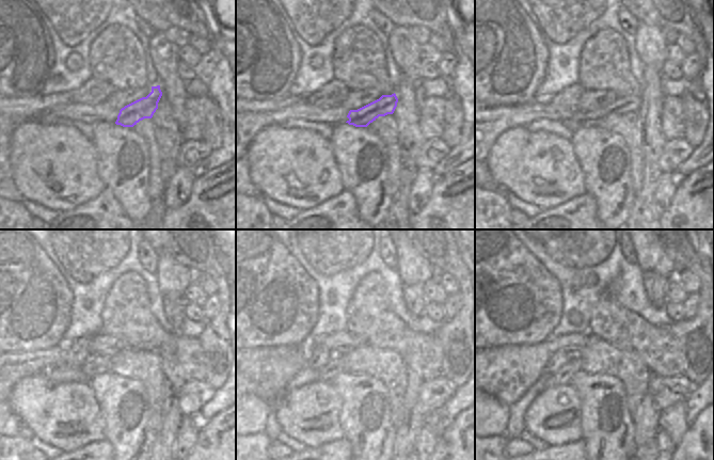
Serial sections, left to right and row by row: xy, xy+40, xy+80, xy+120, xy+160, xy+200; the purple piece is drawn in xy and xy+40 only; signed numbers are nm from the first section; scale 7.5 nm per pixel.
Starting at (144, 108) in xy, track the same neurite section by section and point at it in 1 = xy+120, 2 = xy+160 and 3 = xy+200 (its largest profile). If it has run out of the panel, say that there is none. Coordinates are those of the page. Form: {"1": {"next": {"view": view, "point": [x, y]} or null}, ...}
{"1": {"next": {"view": "xy+120", "point": [96, 365]}}, "2": {"next": {"view": "xy+160", "point": [336, 365]}}, "3": {"next": {"view": "xy+200", "point": [565, 376]}}}

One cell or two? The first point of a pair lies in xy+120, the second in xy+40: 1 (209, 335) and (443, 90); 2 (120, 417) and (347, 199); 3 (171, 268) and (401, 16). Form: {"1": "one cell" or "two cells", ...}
{"1": "two cells", "2": "two cells", "3": "two cells"}

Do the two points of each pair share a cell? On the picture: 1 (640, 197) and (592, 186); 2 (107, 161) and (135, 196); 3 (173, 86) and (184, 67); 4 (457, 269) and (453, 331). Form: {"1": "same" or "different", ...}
{"1": "different", "2": "same", "3": "different", "4": "same"}

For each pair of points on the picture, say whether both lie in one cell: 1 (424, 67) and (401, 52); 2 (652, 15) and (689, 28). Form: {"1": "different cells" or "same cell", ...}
{"1": "different cells", "2": "same cell"}

